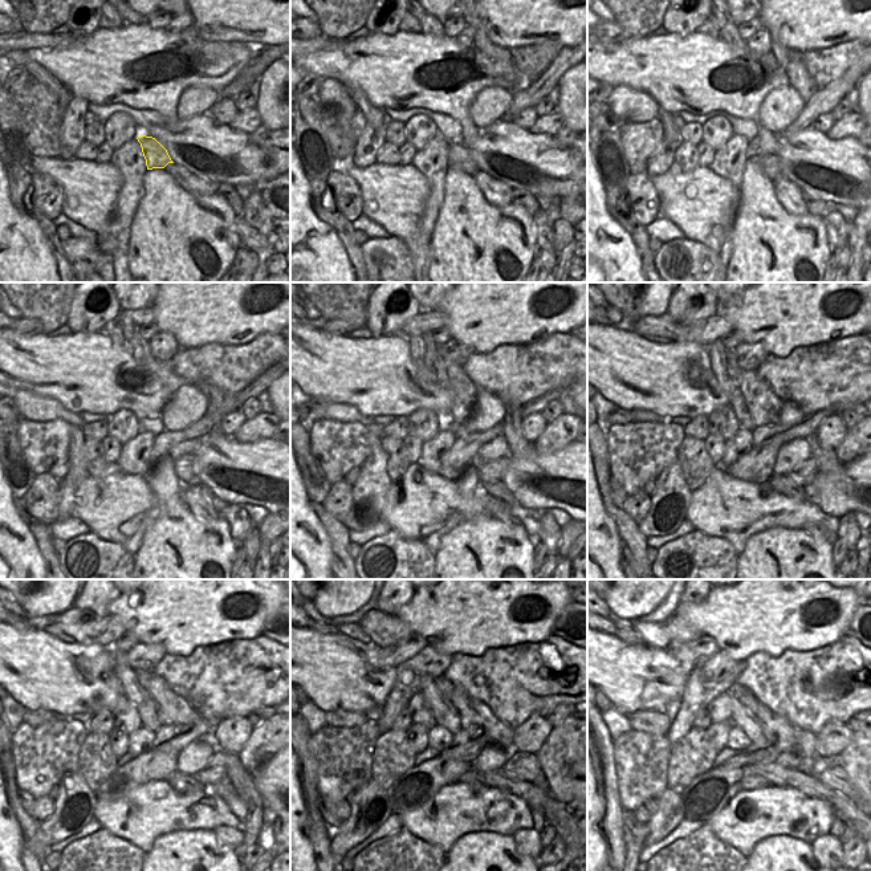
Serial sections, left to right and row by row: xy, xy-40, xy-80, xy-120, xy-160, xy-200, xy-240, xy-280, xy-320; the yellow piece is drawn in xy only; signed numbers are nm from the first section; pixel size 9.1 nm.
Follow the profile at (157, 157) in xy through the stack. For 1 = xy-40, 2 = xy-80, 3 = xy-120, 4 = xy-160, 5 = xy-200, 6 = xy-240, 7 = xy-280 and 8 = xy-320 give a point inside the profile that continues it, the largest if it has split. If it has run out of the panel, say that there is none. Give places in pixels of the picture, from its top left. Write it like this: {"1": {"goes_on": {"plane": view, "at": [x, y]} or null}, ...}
{"1": {"goes_on": {"plane": "xy-40", "at": [459, 155]}}, "2": {"goes_on": {"plane": "xy-80", "at": [770, 163]}}, "3": {"goes_on": {"plane": "xy-120", "at": [183, 465]}}, "4": {"goes_on": {"plane": "xy-160", "at": [493, 471]}}, "5": {"goes_on": {"plane": "xy-200", "at": [805, 473]}}, "6": {"goes_on": {"plane": "xy-240", "at": [239, 769]}}, "7": {"goes_on": {"plane": "xy-280", "at": [537, 769]}}, "8": {"goes_on": {"plane": "xy-320", "at": [825, 769]}}}

